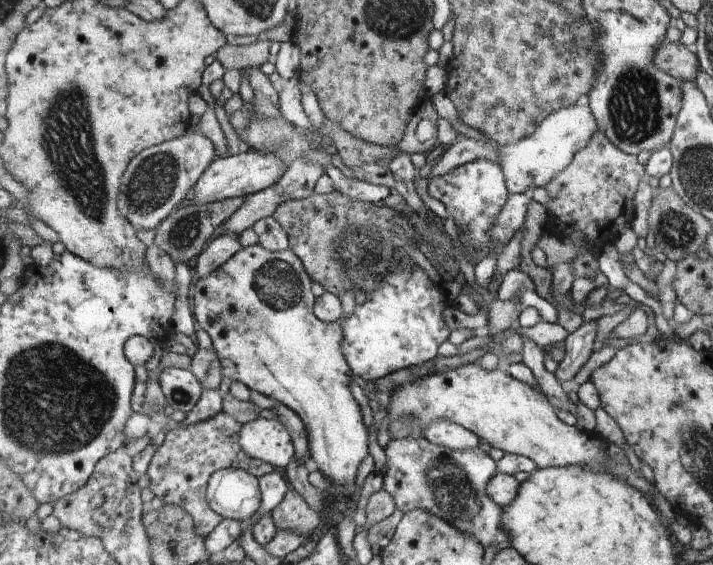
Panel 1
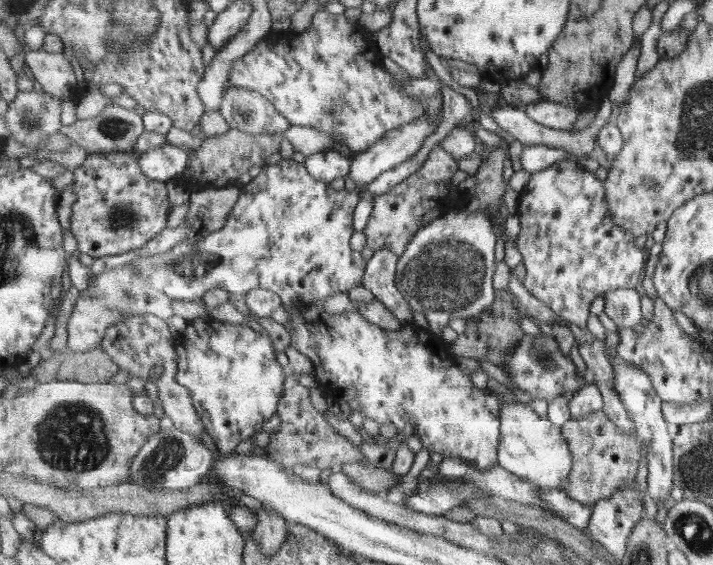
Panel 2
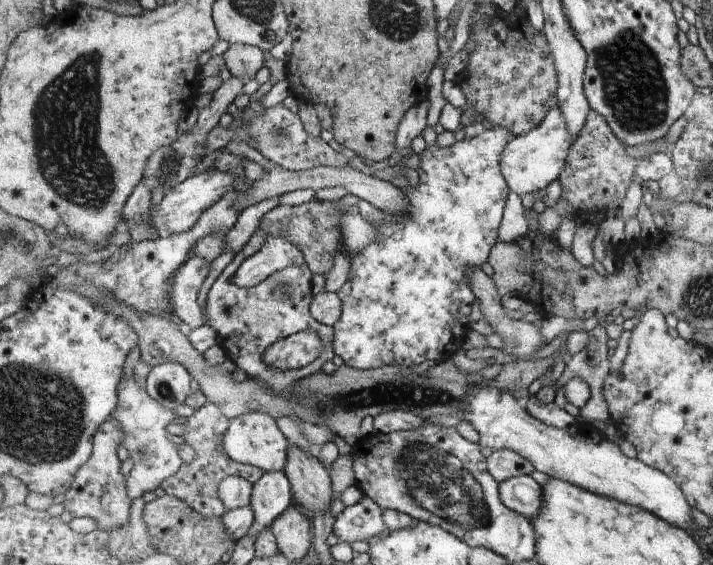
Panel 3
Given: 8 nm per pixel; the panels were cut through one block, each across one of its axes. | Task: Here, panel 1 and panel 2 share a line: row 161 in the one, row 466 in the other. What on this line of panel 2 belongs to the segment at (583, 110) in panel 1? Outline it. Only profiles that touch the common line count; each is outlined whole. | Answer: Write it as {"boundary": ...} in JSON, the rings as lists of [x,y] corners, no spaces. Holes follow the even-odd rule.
{"boundary":[[[503,396],[501,399],[503,408],[501,408],[499,465],[541,490],[564,491],[563,484],[565,478],[571,474],[573,459],[562,427],[556,426],[547,418],[541,418],[527,404],[520,404]]]}

